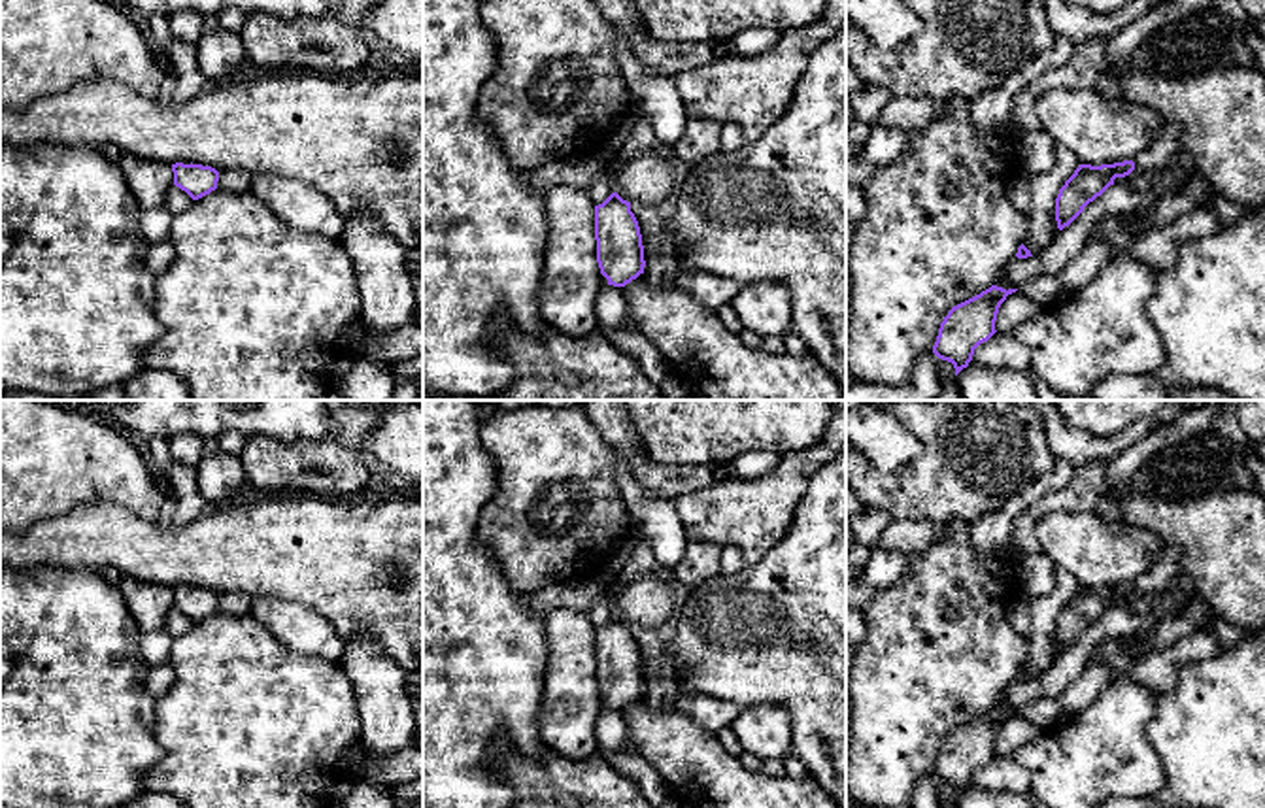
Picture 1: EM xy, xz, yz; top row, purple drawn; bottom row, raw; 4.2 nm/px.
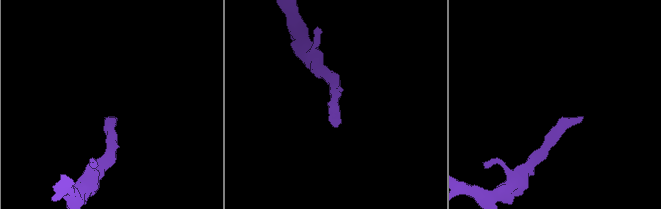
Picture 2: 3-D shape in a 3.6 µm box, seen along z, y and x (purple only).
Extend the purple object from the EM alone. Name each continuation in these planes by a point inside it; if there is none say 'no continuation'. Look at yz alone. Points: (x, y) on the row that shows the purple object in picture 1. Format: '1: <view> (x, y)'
1: yz (1162, 148)

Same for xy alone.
no continuation

